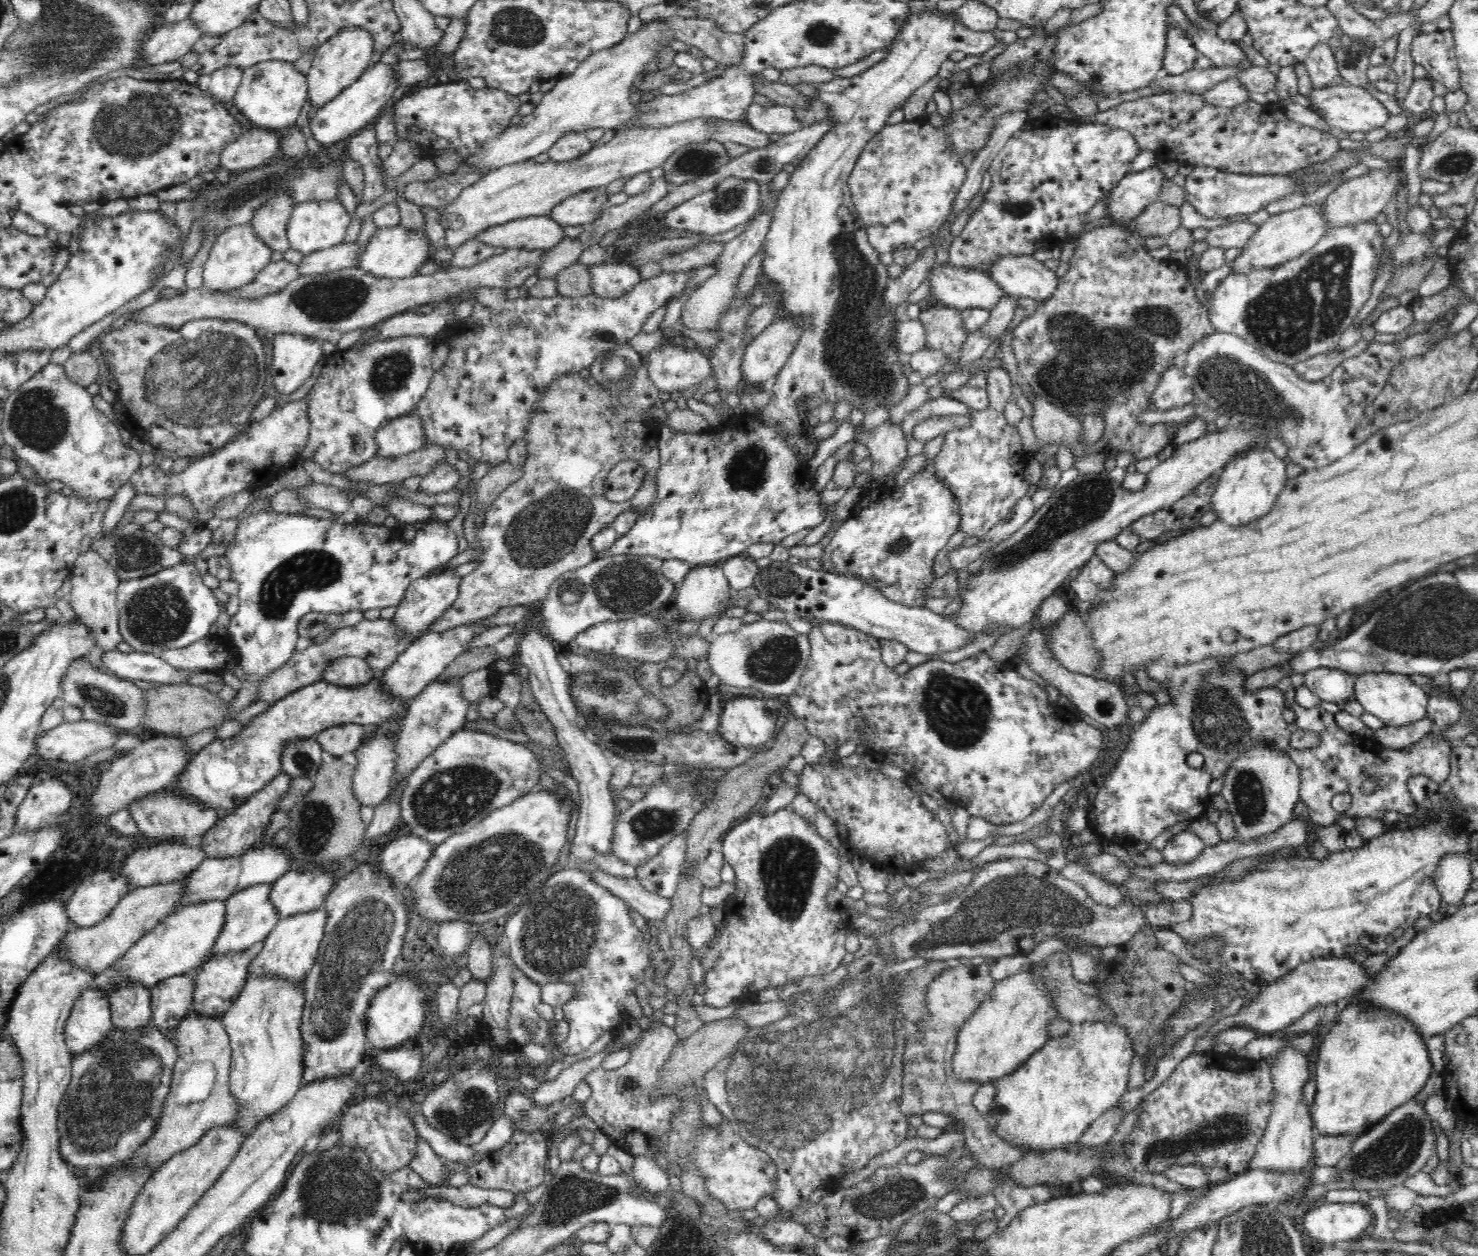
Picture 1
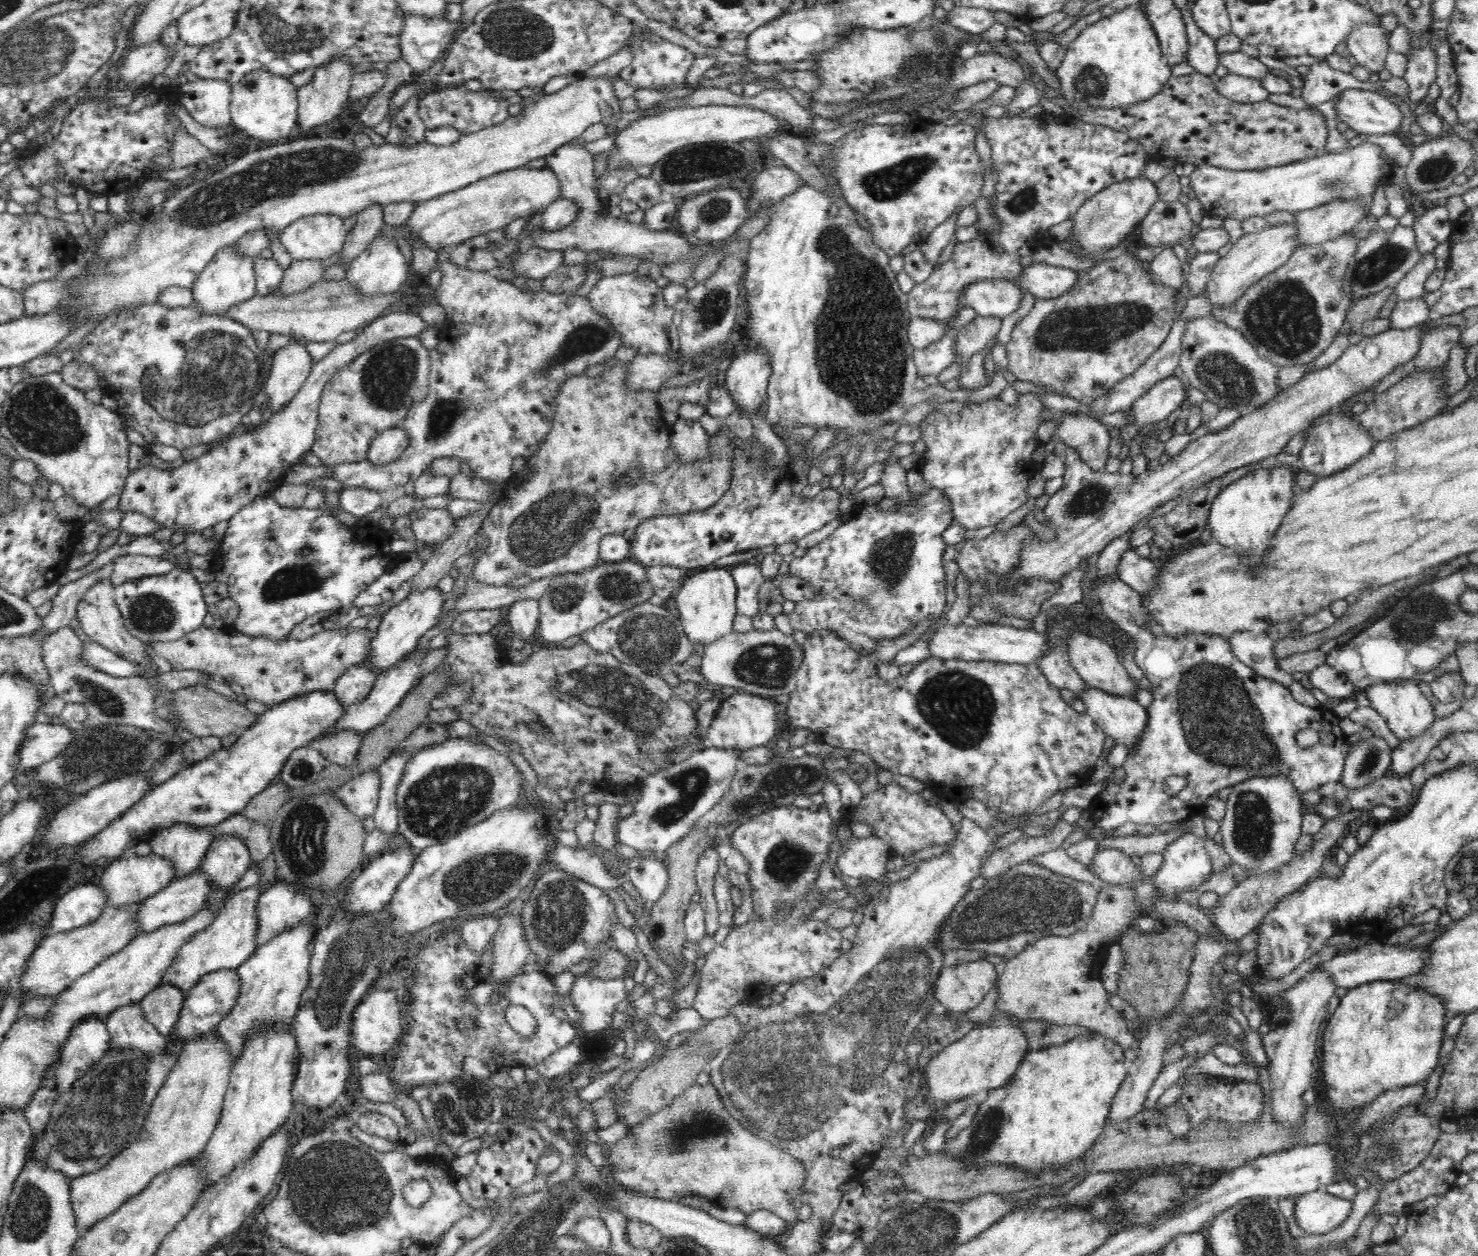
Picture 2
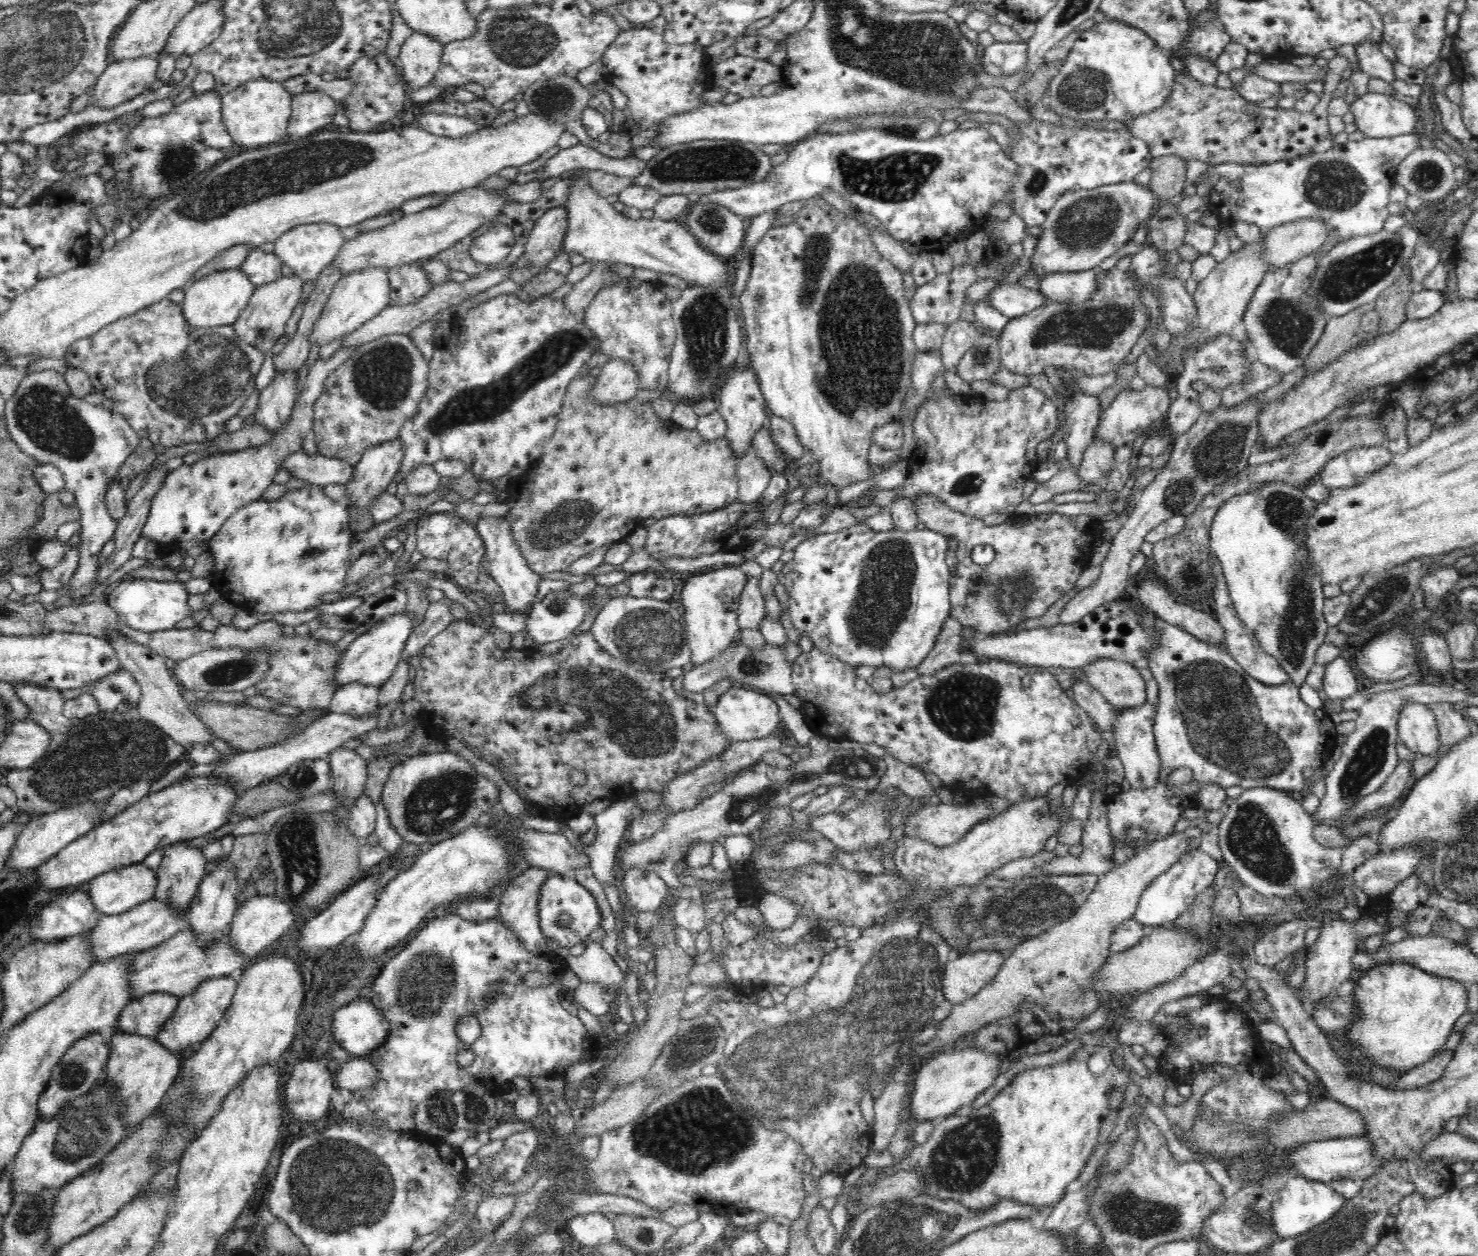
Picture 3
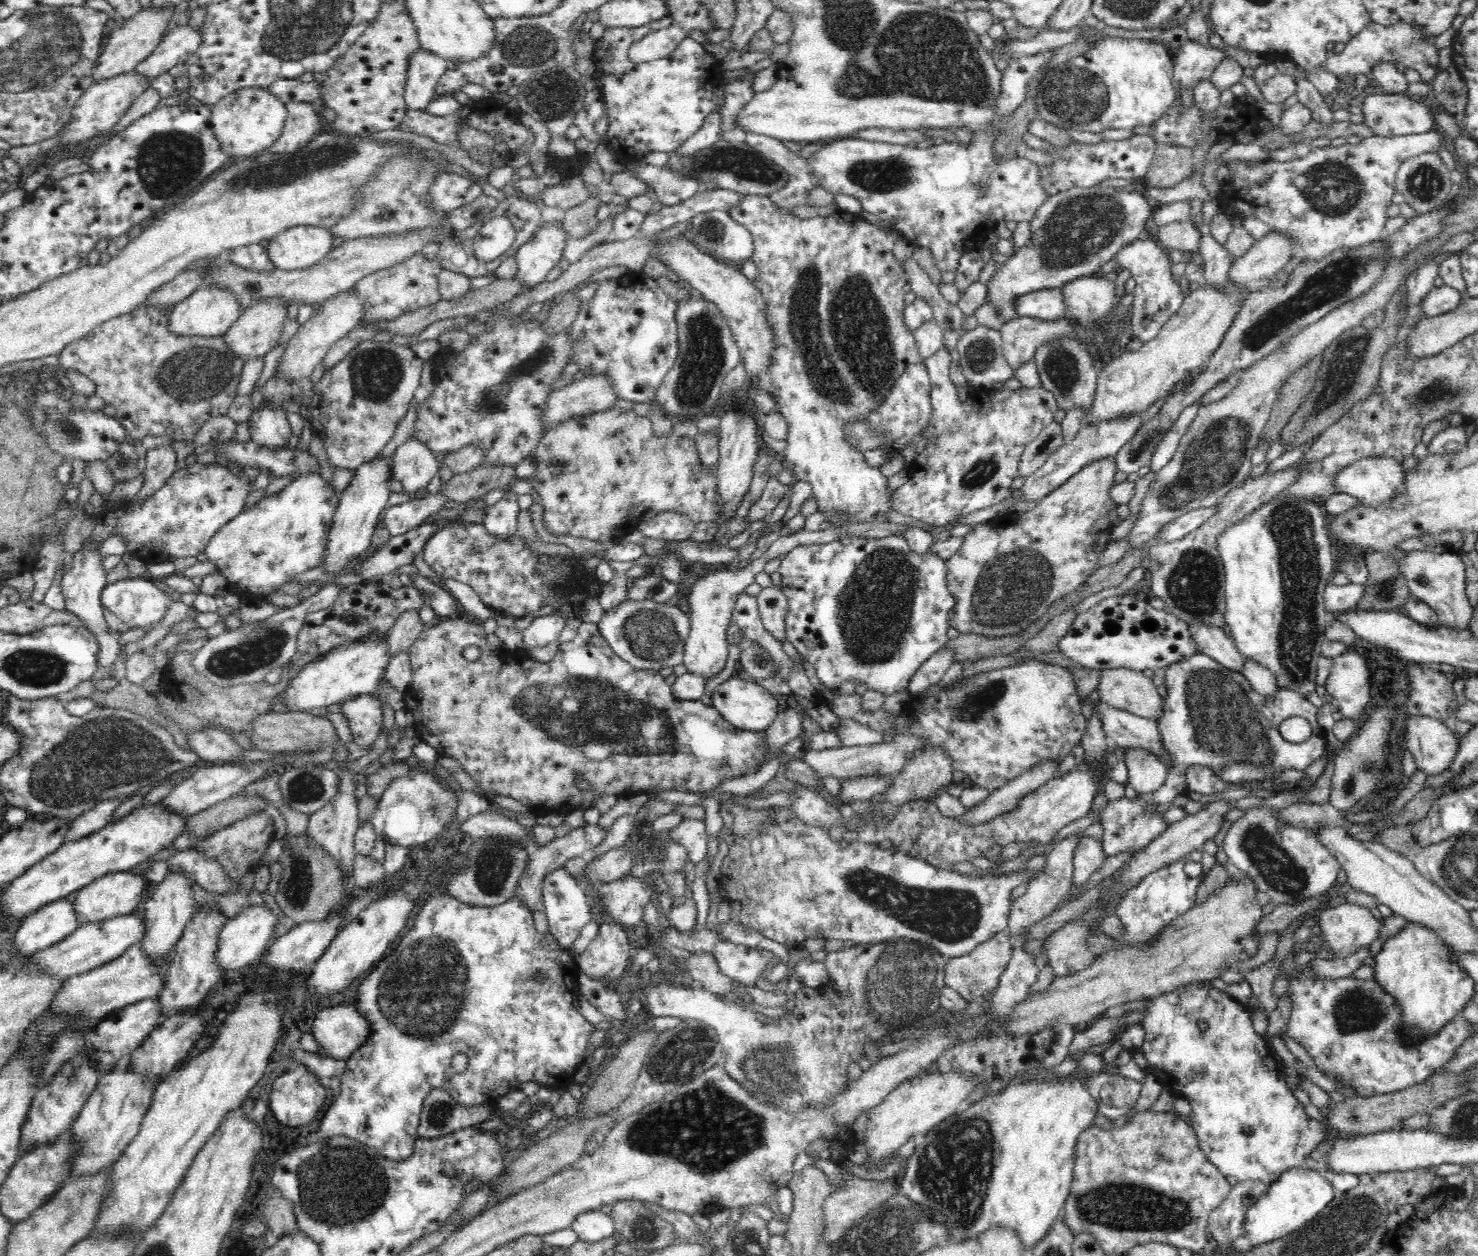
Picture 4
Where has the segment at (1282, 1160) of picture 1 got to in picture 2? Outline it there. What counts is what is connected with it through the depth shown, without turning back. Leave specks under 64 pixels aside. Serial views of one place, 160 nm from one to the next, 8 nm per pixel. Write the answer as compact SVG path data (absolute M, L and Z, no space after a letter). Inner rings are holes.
M1316 966L1310 973L1310 978L1299 981L1286 991L1285 1000L1290 1004L1292 1020L1285 1027L1272 1026L1272 1030L1261 1037L1263 1049L1269 1058L1266 1068L1270 1073L1271 1109L1276 1124L1296 1126L1304 1118L1307 1105L1302 1094L1311 1088L1316 1038L1322 1022L1328 1018L1329 1000L1335 996L1336 988L1332 977L1322 967Z

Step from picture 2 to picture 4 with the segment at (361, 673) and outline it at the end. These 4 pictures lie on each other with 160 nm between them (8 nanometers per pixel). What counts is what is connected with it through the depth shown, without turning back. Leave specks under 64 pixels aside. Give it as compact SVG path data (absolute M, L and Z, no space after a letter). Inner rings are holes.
M359 694L345 698L340 712L348 719L353 743L370 748L383 728L381 701L371 694Z

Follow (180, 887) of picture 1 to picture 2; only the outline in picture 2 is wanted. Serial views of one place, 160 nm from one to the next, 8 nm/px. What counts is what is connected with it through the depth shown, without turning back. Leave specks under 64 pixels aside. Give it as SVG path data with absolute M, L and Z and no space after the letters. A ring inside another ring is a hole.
M142 901L117 907L107 904L103 908L100 916L93 923L80 928L74 928L74 930L70 932L50 934L44 937L39 948L29 958L26 973L23 975L22 981L20 981L22 994L42 995L42 997L46 995L60 995L74 981L80 978L80 976L91 972L104 962L104 960L113 956L116 952L123 950L139 932L138 928L140 928L140 923L138 923L138 919L136 918L138 918L138 910L140 910L142 904Z

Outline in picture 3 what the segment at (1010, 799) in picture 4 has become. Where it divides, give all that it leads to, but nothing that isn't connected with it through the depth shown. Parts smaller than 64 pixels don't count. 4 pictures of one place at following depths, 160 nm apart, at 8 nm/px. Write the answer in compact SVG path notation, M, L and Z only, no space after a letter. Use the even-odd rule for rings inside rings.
M973 798L959 806L944 803L926 804L907 816L904 835L906 838L909 836L909 838L924 840L934 846L950 846L958 842L975 824L983 822L982 819L989 819L988 816L990 816L990 810L987 805L982 803L976 805Z

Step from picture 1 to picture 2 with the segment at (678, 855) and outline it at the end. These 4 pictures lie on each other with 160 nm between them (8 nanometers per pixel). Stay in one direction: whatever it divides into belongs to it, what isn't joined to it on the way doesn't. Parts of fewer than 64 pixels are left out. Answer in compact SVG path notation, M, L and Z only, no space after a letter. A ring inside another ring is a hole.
M636 857L629 860L628 874L644 904L654 904L666 890L668 867L657 857Z

